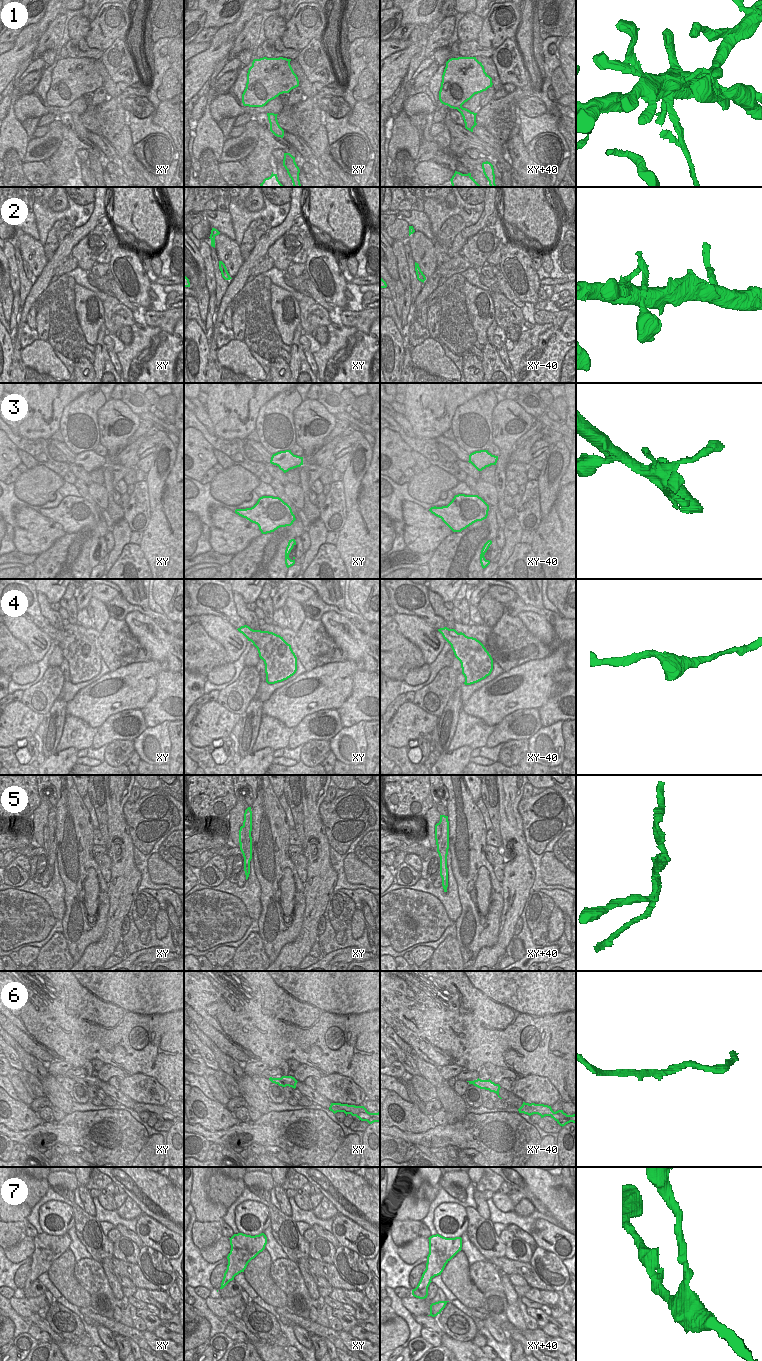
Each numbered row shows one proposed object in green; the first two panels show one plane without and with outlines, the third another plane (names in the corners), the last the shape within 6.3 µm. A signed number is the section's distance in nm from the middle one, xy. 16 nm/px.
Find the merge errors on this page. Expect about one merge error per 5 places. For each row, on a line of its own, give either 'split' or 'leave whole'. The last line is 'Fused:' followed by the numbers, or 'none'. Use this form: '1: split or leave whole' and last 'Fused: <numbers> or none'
1: split
2: leave whole
3: leave whole
4: leave whole
5: split
6: leave whole
7: leave whole
Fused: 1, 5

